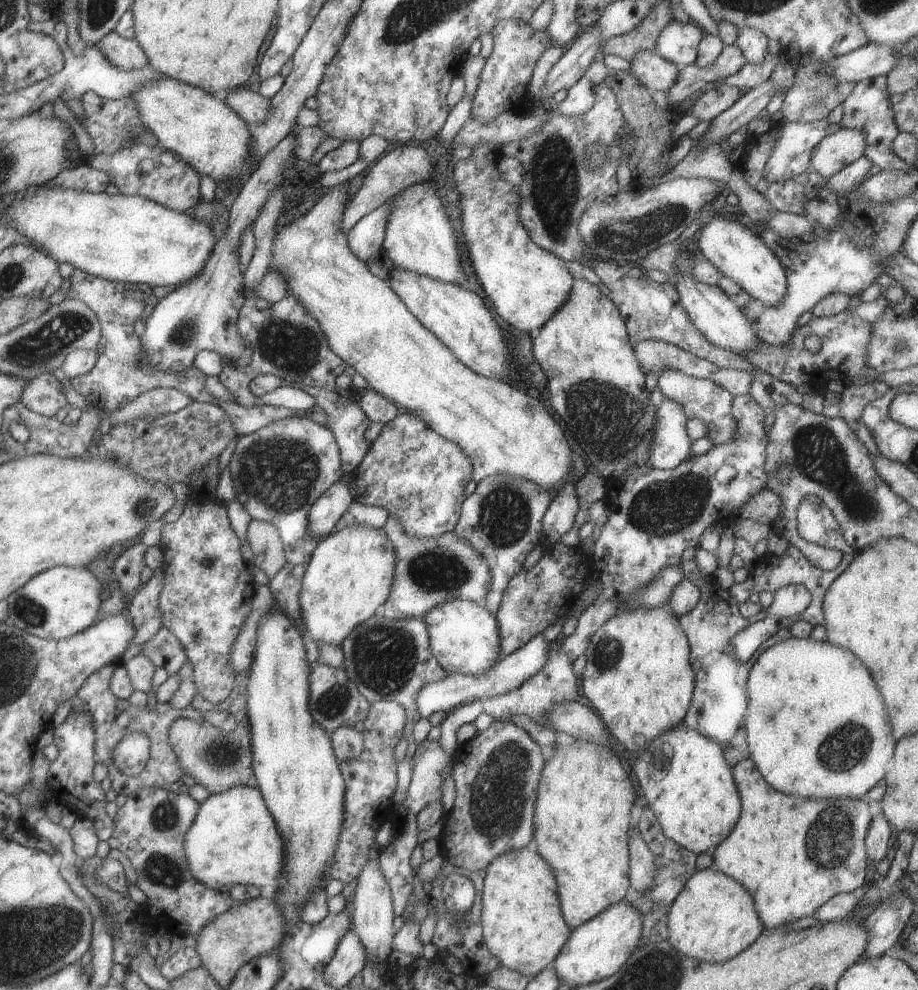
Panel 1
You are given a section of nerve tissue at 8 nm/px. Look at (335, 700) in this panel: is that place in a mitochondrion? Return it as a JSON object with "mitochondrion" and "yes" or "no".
{"mitochondrion":"yes"}

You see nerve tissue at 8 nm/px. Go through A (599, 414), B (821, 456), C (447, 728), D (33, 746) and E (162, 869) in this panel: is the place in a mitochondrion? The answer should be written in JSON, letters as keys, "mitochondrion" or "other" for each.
{"A":"mitochondrion","B":"mitochondrion","C":"other","D":"other","E":"mitochondrion"}

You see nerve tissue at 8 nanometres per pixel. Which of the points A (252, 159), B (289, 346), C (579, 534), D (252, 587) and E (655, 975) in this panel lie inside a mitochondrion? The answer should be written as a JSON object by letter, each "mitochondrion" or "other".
{"A":"other","B":"mitochondrion","C":"other","D":"other","E":"mitochondrion"}

